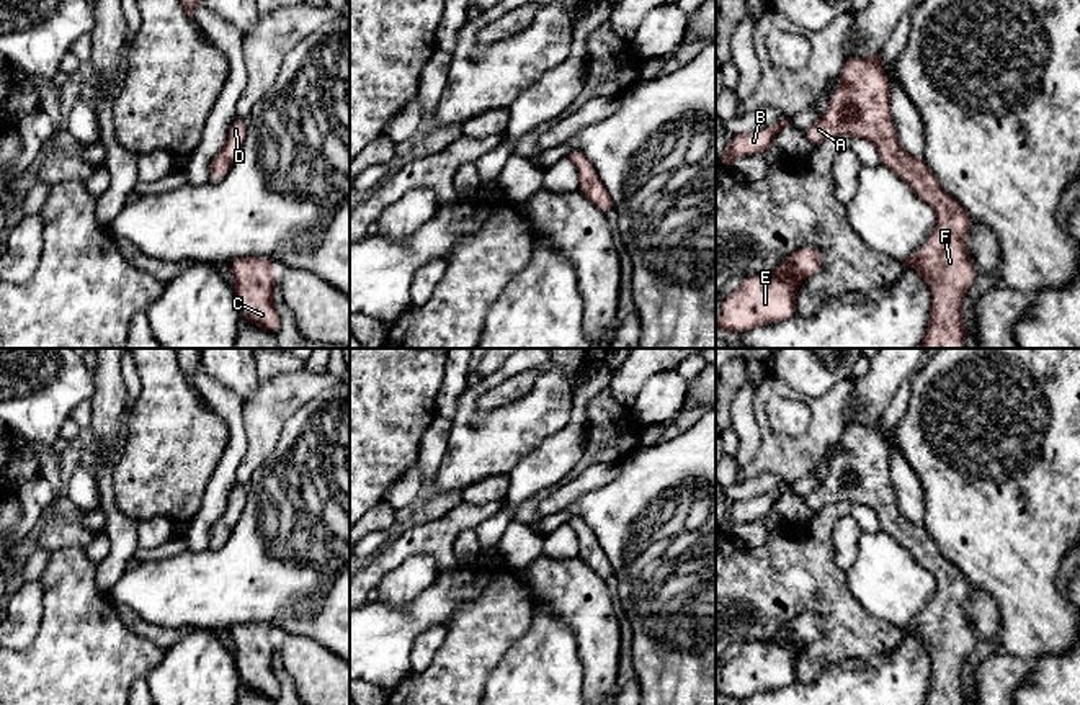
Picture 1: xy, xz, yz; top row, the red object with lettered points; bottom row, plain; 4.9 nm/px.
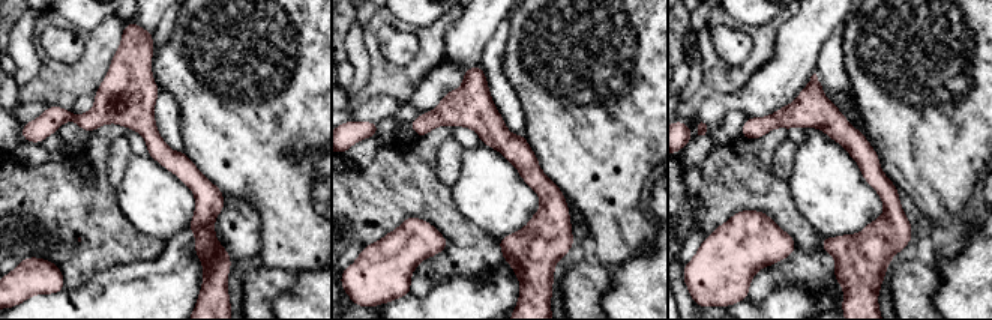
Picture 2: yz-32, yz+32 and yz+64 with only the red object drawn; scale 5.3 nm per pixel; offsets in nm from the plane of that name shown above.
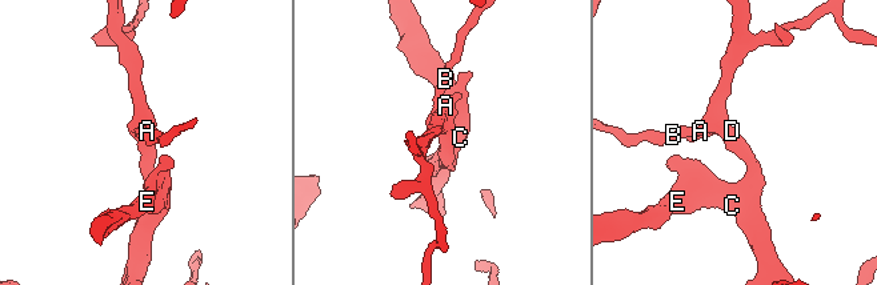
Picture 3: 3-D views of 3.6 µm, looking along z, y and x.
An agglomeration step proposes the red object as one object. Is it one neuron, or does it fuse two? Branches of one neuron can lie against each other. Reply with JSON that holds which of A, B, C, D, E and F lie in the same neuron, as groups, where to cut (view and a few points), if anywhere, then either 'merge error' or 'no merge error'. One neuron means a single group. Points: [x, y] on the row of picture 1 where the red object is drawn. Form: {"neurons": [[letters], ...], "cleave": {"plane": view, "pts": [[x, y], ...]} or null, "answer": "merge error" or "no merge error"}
{"neurons": [["A", "B", "C", "D", "E", "F"]], "cleave": null, "answer": "no merge error"}

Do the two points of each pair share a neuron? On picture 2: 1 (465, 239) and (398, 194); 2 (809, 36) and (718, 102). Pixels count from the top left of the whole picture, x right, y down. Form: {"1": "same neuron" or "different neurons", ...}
{"1": "same neuron", "2": "same neuron"}

